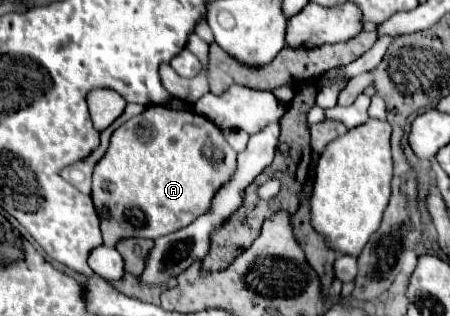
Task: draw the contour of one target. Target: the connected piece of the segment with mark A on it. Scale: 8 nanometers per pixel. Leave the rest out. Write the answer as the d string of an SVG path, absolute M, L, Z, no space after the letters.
M163 106L147 108L143 114L119 126L103 160L93 172L93 204L101 218L101 232L107 246L119 238L159 238L189 226L197 216L205 214L215 192L231 178L237 152L225 142L221 130L207 118L191 110L171 110Z

